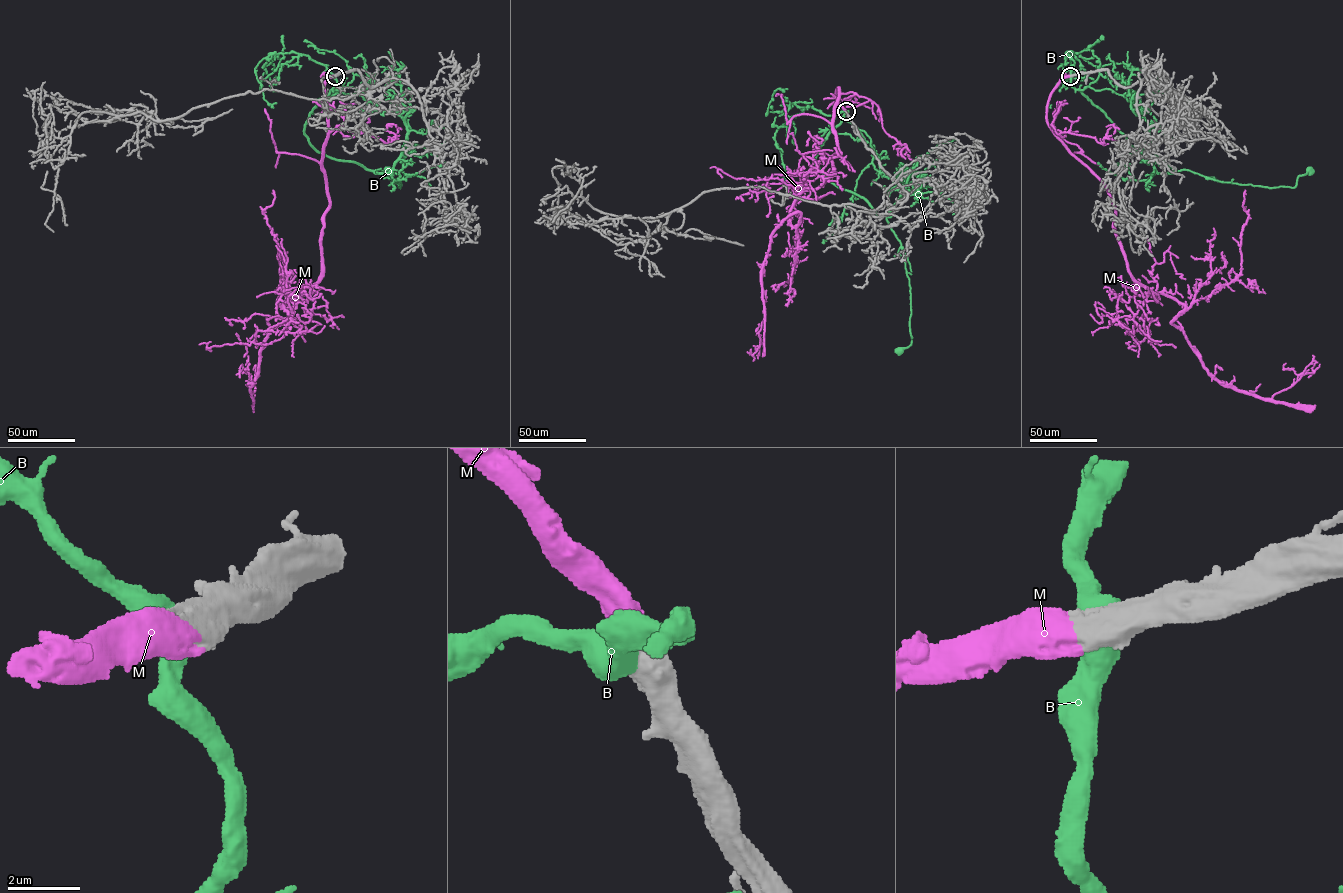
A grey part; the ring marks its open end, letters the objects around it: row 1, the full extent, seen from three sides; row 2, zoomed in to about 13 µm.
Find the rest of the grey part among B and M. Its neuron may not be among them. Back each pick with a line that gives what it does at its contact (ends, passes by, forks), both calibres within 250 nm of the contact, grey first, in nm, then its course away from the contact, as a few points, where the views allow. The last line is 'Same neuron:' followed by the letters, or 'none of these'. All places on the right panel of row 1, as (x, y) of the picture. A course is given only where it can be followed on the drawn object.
M: it ends; calibres 750 and 750 nm; course (1070, 76), (1046, 122), (1106, 189), (1133, 278), (1185, 306), (1171, 323), (1222, 383), (1270, 399), (1308, 377)
Same neuron: M

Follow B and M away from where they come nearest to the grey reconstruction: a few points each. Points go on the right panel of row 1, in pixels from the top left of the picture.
B: (1071, 75), (1070, 84), (1128, 142), (1174, 172), (1274, 188), (1294, 187), (1310, 171)
M: (1070, 76), (1046, 122), (1106, 189), (1133, 278), (1185, 306), (1171, 323), (1222, 383), (1270, 399), (1308, 377)

